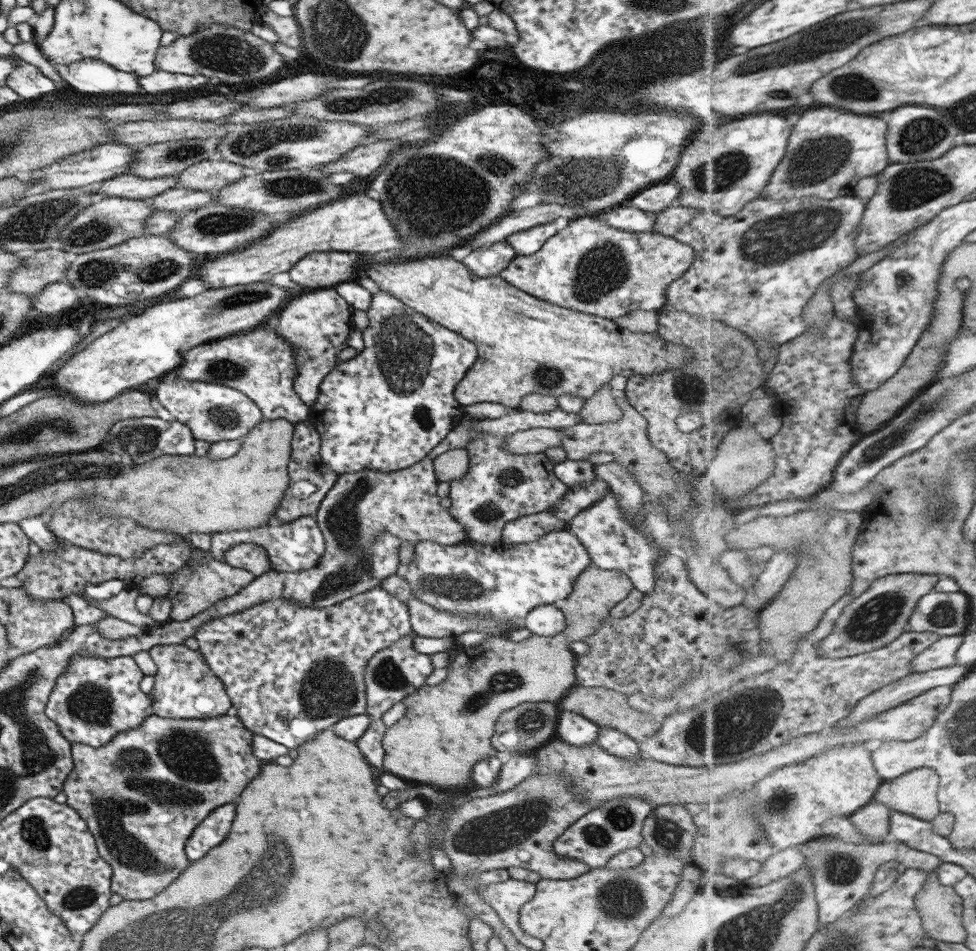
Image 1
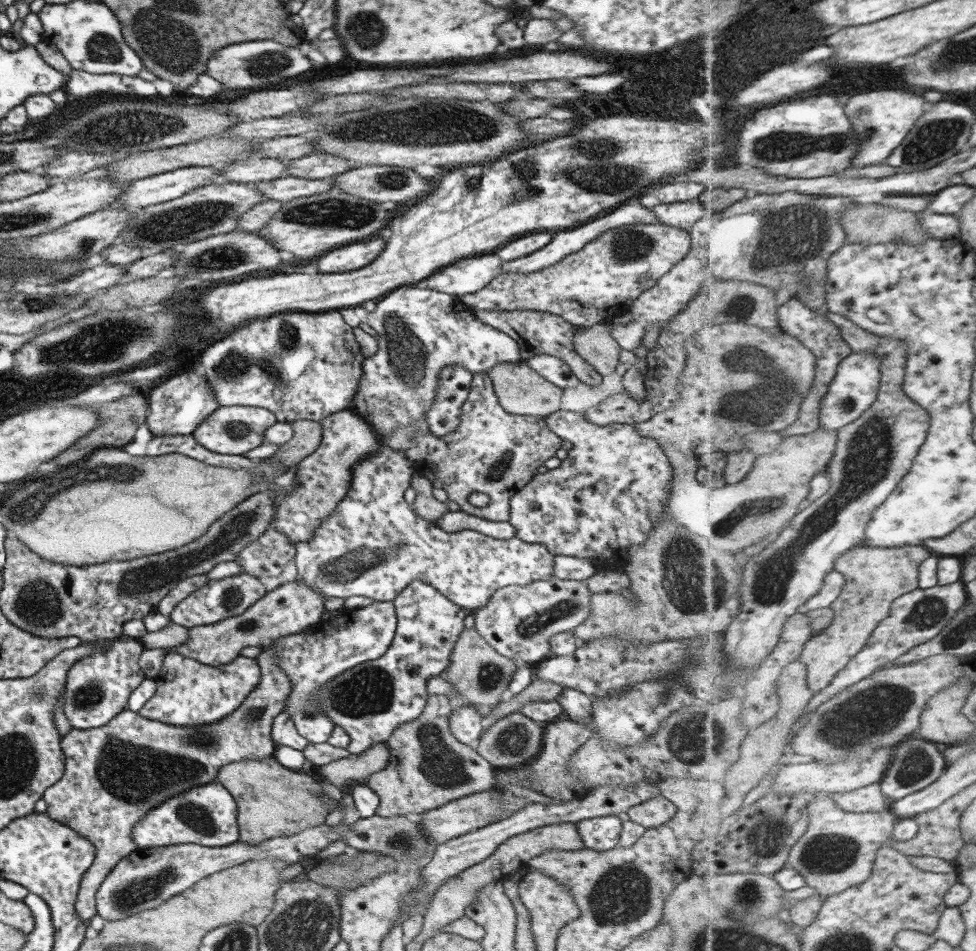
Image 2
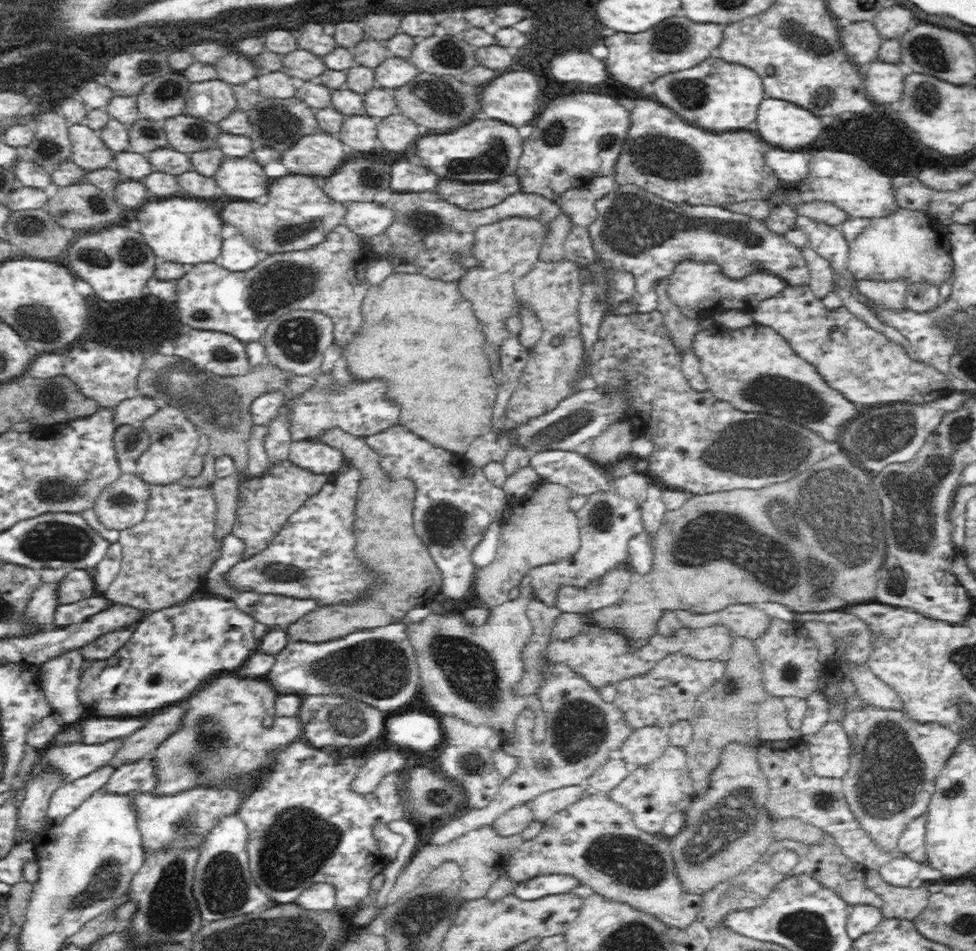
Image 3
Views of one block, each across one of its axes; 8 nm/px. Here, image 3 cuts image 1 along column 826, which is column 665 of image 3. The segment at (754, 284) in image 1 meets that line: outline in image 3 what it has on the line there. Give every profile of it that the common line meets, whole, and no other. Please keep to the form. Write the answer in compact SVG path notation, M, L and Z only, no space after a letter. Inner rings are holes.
M634 183L616 185L612 190L609 191L609 193L606 193L606 196L595 200L595 207L597 210L597 217L594 219L592 224L587 226L587 229L593 244L596 258L598 263L601 265L601 272L604 280L602 287L605 287L606 290L606 292L602 292L602 299L604 305L609 311L616 311L618 308L622 307L622 304L629 304L630 307L633 307L634 312L638 313L639 315L645 315L648 314L648 312L656 311L658 308L657 284L667 282L674 275L674 271L677 270L678 266L680 266L680 264L684 263L686 260L689 260L691 263L714 263L719 267L722 275L724 275L724 277L726 277L726 279L729 281L744 281L753 275L757 275L758 272L768 272L768 274L776 277L776 279L779 279L780 281L786 282L790 286L806 287L810 285L810 271L807 267L806 261L802 258L800 251L790 244L790 242L787 242L784 235L772 231L772 229L770 229L770 227L764 223L764 220L754 219L746 214L732 213L727 209L723 209L722 207L718 206L690 206L688 204L676 204L675 202L667 201L658 195L652 194L644 189L644 187ZM621 272L626 272L626 274L632 276L632 279L634 279L635 282L635 289L634 292L624 300L613 300L613 291L614 288L616 288L617 276L620 275Z

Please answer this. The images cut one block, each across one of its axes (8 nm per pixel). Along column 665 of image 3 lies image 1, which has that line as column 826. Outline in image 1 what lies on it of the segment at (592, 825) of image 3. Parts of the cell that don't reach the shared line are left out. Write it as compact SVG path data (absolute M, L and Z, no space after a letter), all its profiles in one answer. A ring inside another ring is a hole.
M819 836L806 843L804 848L807 866L811 868L815 882L821 926L841 920L862 902L875 884L876 873L886 863L897 861L906 868L929 872L937 870L943 863L935 854L911 848L909 844L893 839L881 843L845 843L837 836Z

